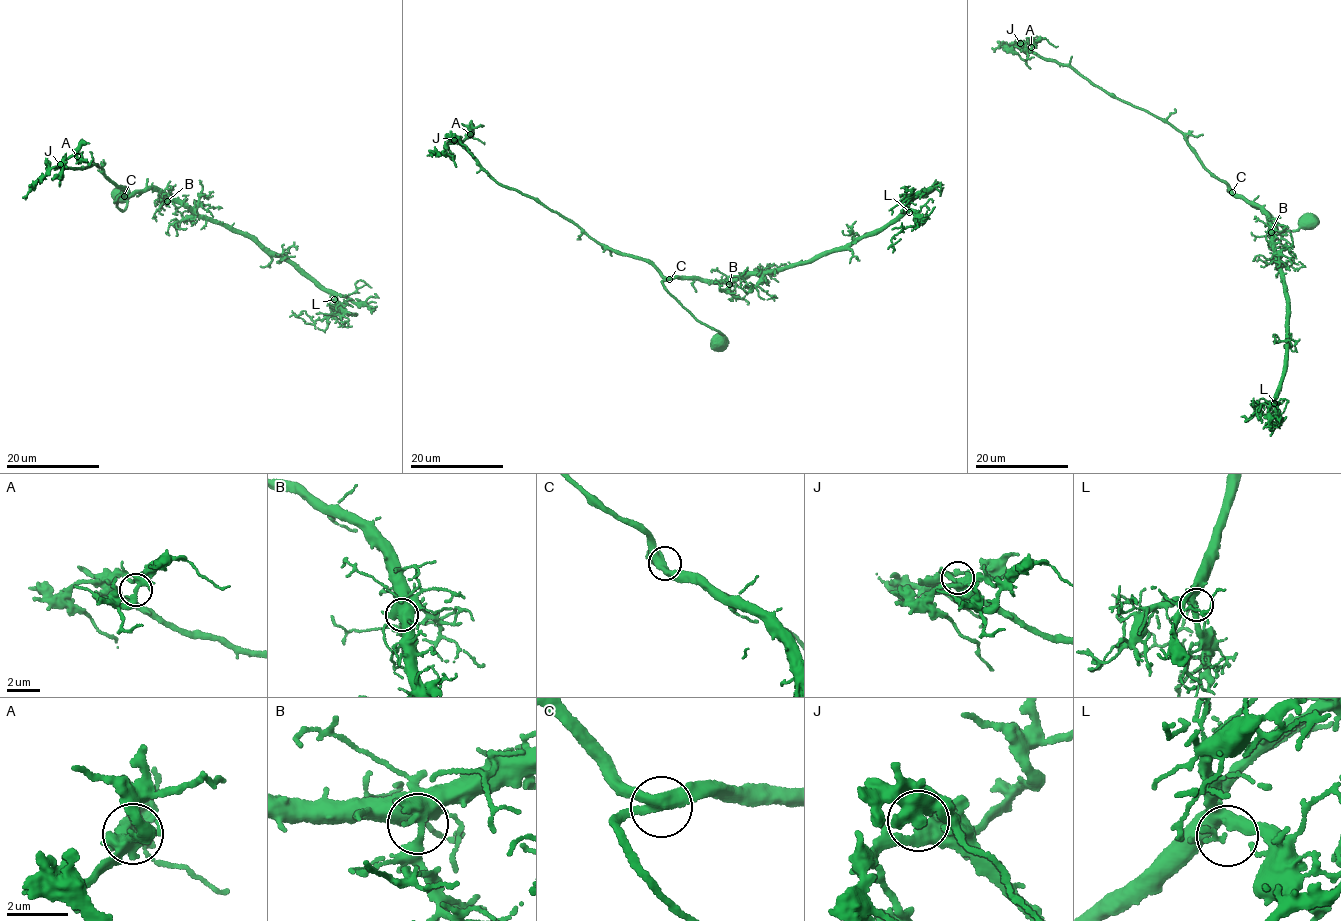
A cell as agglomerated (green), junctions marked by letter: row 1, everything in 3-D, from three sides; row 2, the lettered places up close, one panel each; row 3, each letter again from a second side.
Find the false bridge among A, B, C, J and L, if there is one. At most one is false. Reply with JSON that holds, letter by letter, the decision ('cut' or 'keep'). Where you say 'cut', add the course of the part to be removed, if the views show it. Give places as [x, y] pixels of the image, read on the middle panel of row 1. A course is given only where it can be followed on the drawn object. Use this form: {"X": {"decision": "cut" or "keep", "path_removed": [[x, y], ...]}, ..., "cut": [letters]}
{"A": {"decision": "keep"}, "B": {"decision": "keep"}, "C": {"decision": "keep"}, "J": {"decision": "keep"}, "L": {"decision": "keep"}, "cut": []}

